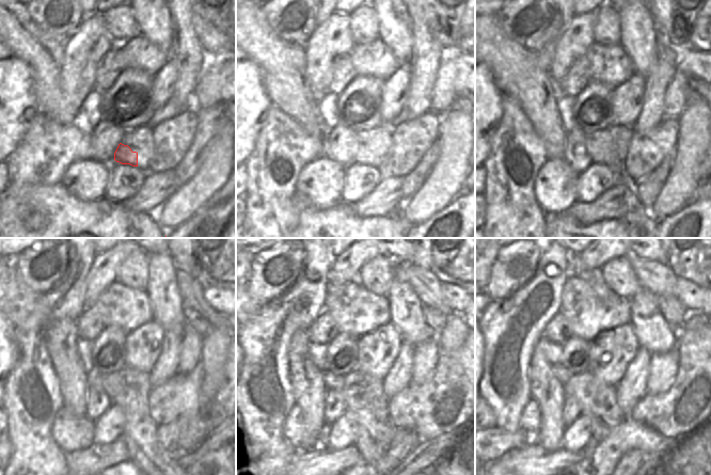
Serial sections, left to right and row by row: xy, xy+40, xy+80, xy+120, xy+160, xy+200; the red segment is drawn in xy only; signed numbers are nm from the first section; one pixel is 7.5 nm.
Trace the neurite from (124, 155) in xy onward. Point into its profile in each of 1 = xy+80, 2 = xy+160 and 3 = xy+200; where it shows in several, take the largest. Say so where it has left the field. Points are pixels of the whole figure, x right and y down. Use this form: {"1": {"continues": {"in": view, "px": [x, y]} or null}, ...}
{"1": {"continues": {"in": "xy+80", "px": [635, 216]}}, "2": {"continues": {"in": "xy+160", "px": [375, 429]}}, "3": {"continues": {"in": "xy+200", "px": [597, 400]}}}

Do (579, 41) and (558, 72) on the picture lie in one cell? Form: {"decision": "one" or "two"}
{"decision": "one"}

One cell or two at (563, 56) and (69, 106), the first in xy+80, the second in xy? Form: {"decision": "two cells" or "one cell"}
{"decision": "one cell"}

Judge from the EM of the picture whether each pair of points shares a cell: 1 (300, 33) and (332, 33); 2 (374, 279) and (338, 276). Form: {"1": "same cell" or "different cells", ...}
{"1": "different cells", "2": "different cells"}

